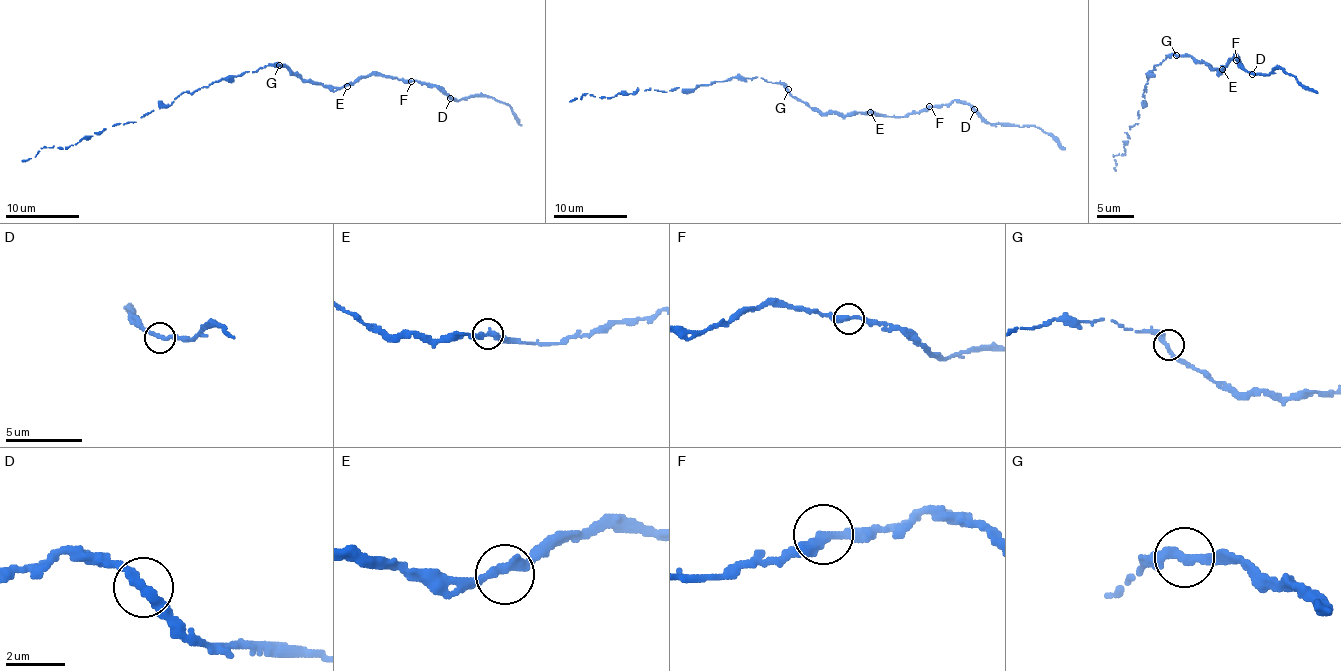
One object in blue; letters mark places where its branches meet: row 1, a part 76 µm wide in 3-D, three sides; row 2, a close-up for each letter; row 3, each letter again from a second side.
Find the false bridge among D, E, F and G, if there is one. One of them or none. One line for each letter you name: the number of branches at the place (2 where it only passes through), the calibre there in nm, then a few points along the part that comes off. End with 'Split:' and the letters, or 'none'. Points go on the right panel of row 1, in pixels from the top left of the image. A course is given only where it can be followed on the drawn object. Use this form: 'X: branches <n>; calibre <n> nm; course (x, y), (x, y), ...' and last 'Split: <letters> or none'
Split: none

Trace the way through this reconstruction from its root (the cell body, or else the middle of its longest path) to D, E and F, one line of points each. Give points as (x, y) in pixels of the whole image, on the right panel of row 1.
D: (1183, 55), (1189, 55), (1220, 72), (1238, 54), (1241, 67), (1253, 74)
E: (1183, 55), (1189, 55), (1213, 70), (1220, 72), (1222, 69)
F: (1183, 55), (1189, 55), (1220, 72), (1238, 54), (1236, 60)

